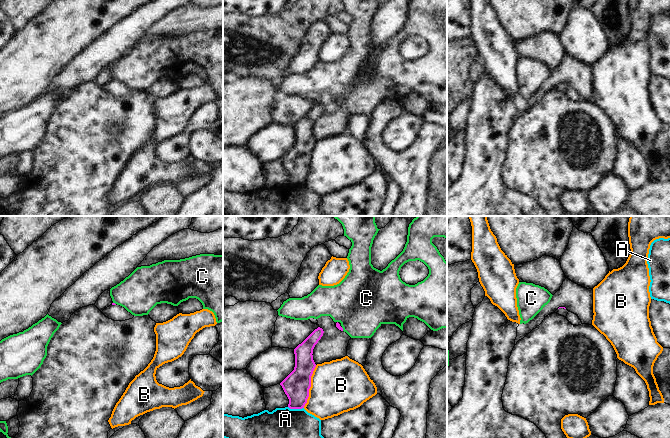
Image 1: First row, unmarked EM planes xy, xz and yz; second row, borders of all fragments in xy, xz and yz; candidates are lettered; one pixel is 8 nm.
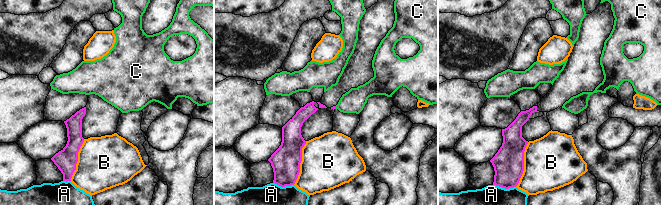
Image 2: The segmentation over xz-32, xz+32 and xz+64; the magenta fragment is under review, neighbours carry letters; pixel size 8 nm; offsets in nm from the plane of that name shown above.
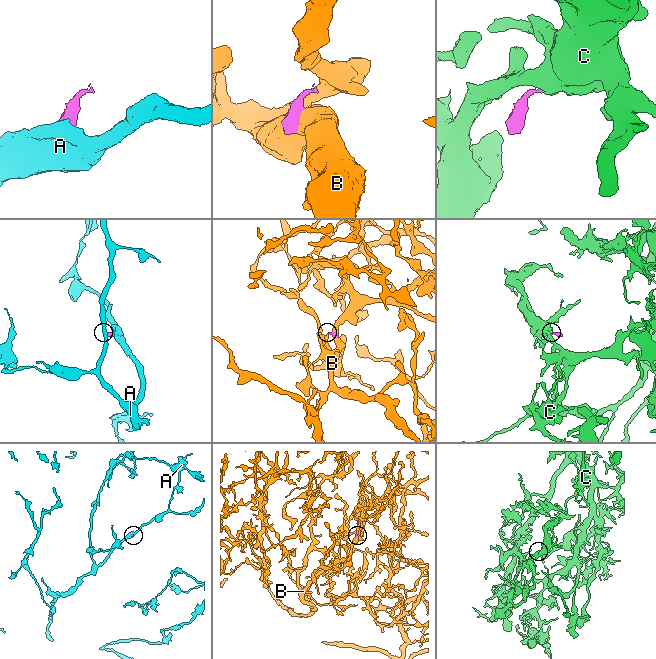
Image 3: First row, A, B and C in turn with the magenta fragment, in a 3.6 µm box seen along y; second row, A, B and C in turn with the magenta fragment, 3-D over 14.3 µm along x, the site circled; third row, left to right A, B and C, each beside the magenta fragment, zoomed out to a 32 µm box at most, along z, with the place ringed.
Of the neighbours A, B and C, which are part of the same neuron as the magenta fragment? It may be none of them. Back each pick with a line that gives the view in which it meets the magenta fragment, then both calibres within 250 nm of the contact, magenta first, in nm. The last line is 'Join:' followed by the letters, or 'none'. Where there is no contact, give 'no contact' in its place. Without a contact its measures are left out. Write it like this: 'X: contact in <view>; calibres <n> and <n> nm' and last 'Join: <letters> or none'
Join: none

